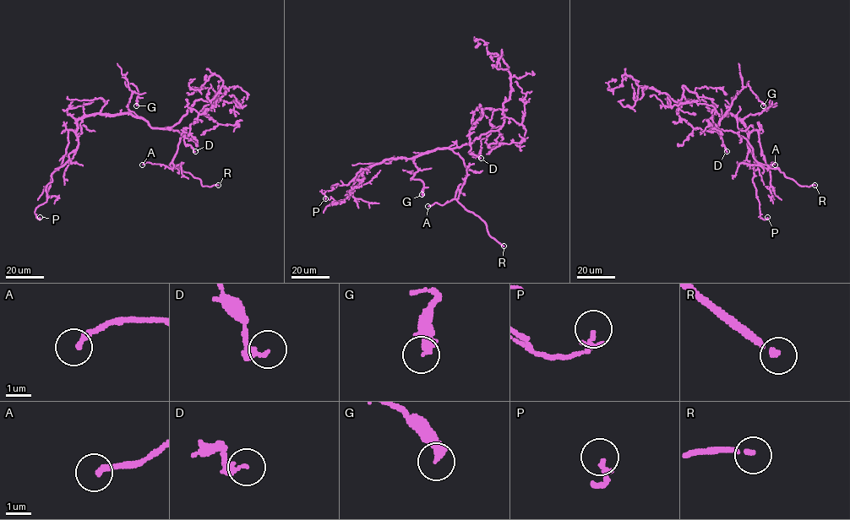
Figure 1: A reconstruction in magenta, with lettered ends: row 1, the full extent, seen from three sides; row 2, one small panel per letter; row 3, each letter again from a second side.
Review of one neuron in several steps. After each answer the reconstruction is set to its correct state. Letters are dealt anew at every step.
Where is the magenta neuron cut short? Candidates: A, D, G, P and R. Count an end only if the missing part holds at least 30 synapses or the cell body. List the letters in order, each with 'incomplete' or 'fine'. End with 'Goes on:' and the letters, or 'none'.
A: fine
D: fine
G: fine
P: fine
R: incomplete
Goes on: R

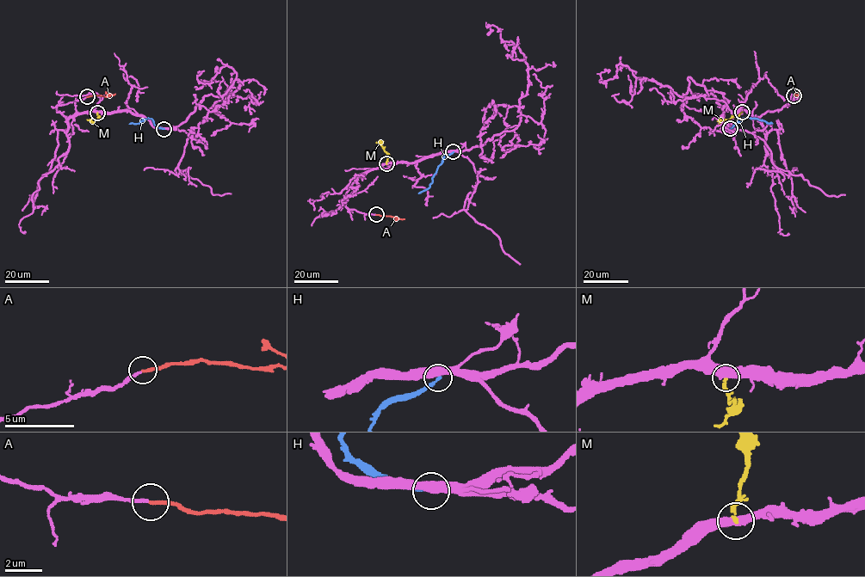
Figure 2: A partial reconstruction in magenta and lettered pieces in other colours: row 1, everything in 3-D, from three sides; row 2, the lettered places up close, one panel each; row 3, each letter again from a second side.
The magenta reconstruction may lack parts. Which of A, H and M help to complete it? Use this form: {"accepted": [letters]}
{"accepted": ["A"]}

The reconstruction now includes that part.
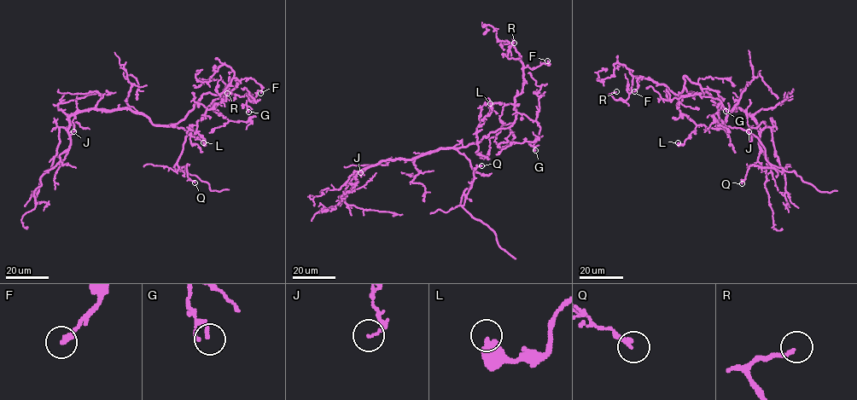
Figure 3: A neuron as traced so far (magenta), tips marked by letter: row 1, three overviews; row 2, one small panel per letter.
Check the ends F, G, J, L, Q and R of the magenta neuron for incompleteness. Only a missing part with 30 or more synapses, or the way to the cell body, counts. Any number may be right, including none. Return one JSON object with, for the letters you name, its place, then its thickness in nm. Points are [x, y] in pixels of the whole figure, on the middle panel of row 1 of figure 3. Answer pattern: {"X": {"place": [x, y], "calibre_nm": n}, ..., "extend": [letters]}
{"extend": []}

